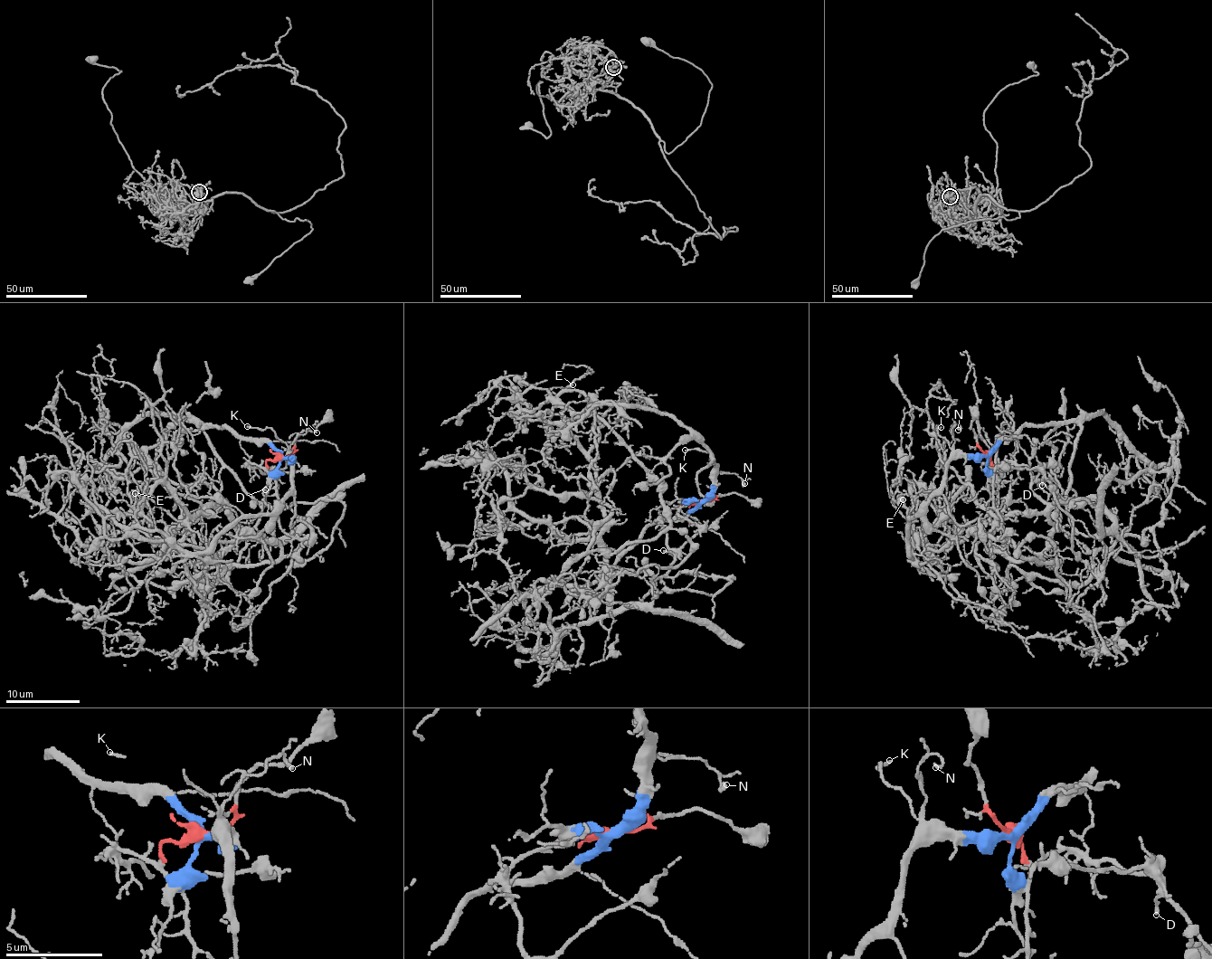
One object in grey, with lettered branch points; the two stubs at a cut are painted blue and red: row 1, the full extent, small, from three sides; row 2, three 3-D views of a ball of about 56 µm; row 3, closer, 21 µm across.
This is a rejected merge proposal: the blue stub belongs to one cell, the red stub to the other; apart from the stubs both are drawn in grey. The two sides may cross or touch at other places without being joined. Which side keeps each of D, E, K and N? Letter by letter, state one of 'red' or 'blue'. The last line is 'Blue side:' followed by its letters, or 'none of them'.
D: red
E: blue
K: blue
N: blue
Blue side: E, K, N

